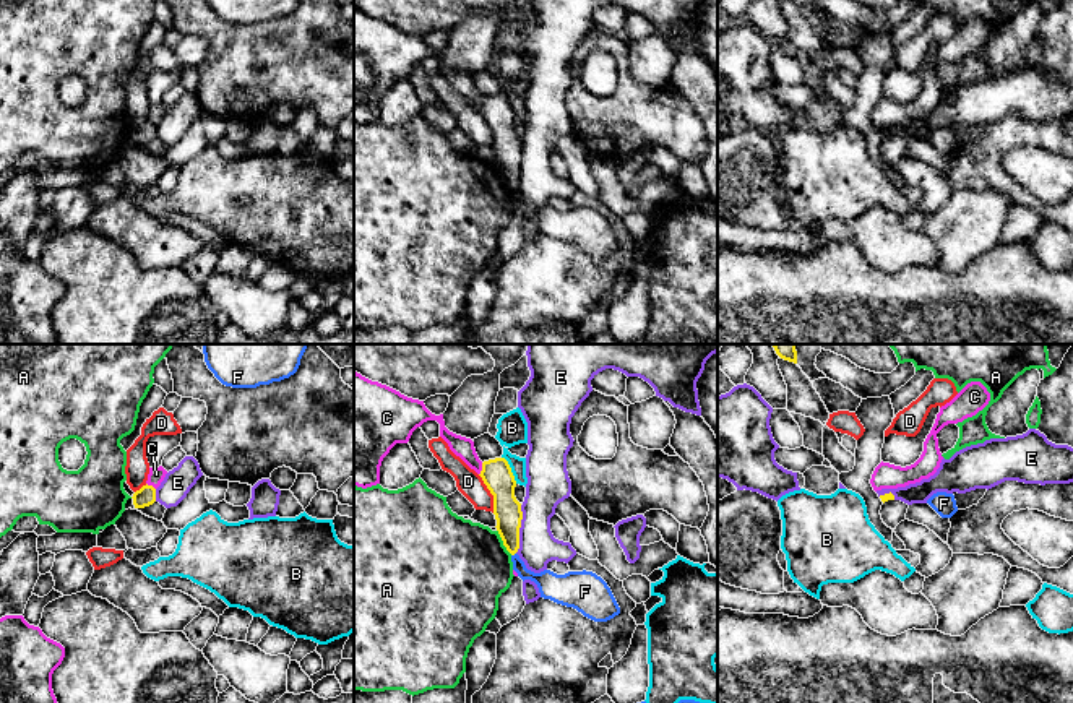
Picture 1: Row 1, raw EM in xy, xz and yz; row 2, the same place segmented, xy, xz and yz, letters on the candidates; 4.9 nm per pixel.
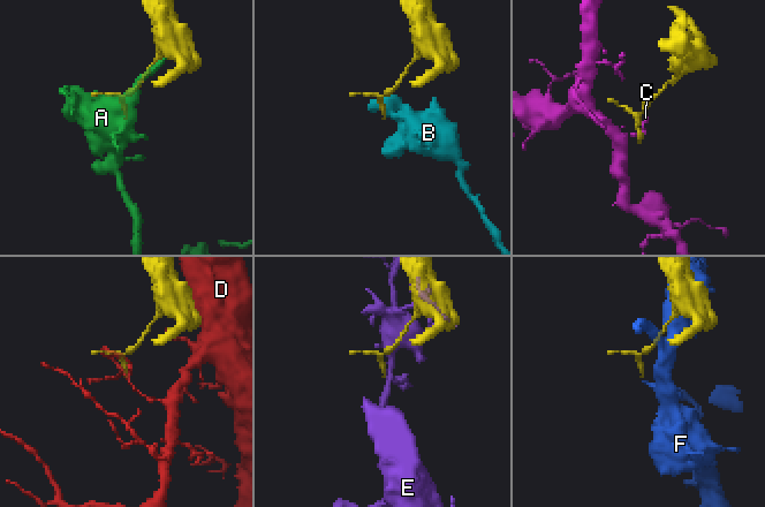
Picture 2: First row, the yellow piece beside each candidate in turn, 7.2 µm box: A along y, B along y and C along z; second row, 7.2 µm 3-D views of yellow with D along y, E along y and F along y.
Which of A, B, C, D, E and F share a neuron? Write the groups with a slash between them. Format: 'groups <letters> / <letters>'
groups A / B / C / D / E / F

